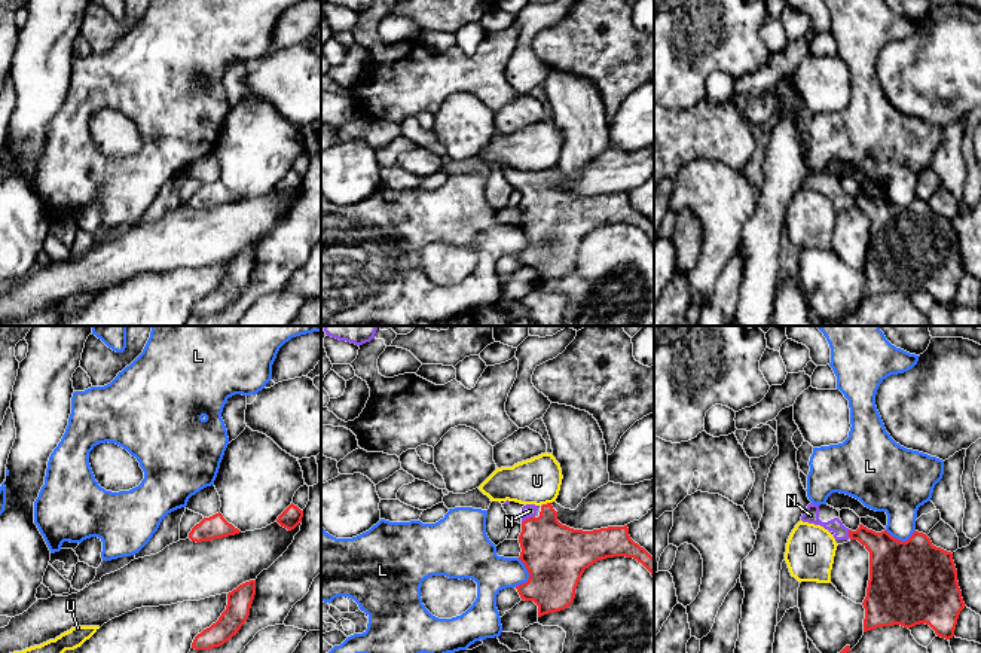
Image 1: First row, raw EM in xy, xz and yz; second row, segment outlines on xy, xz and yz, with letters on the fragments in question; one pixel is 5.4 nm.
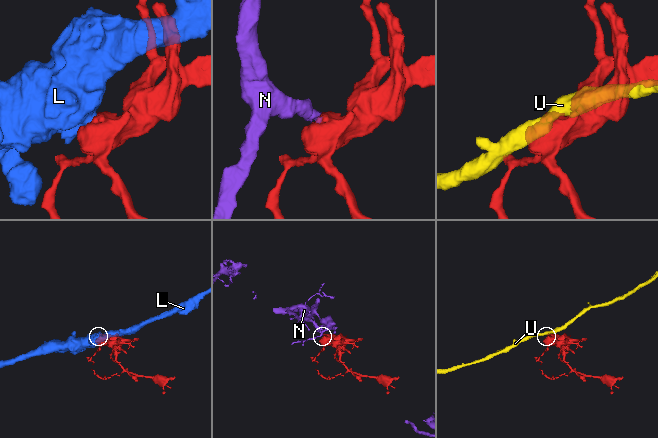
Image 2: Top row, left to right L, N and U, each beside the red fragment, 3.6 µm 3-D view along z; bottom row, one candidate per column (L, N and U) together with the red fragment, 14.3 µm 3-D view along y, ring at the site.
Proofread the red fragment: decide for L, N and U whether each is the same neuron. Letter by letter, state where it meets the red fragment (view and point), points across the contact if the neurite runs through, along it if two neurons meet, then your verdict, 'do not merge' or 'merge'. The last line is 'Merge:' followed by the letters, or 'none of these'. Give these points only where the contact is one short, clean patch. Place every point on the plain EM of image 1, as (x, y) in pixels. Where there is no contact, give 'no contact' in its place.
L: contact xz (529, 243); border xz (517, 225), (523, 231), (528, 246), (515, 253); do not merge
N: contact xz (529, 185); way xz (555, 222), (532, 195), (529, 185), (529, 177); merge
U: contact xz (547, 170); border xz (550, 168), (543, 171); do not merge
Merge: N

